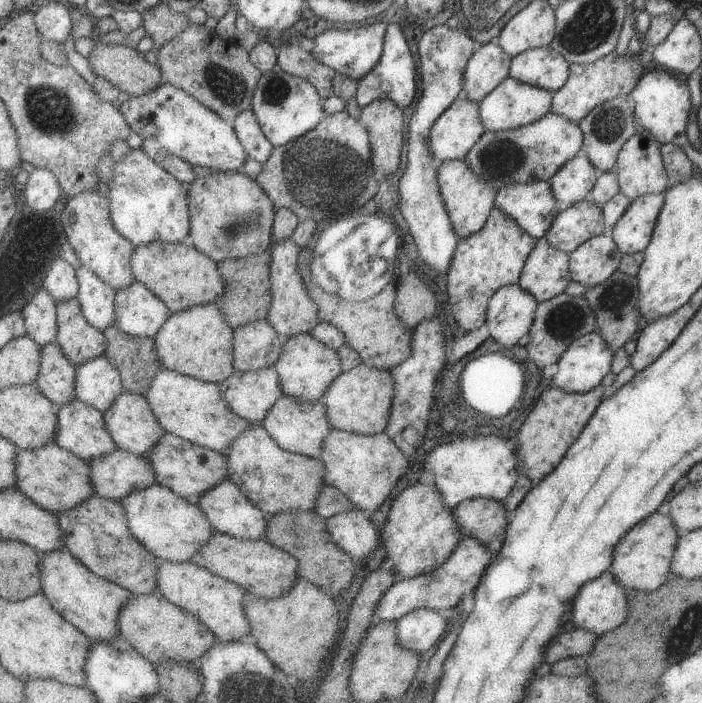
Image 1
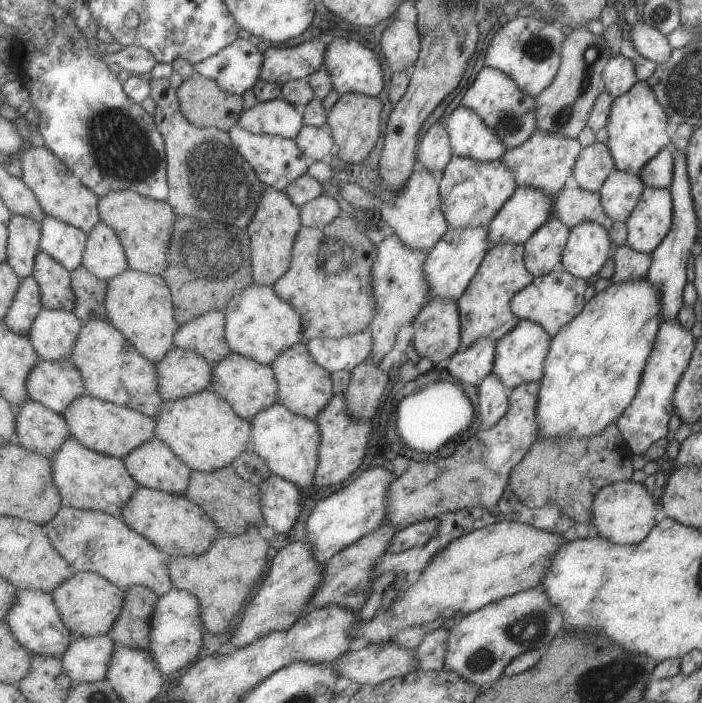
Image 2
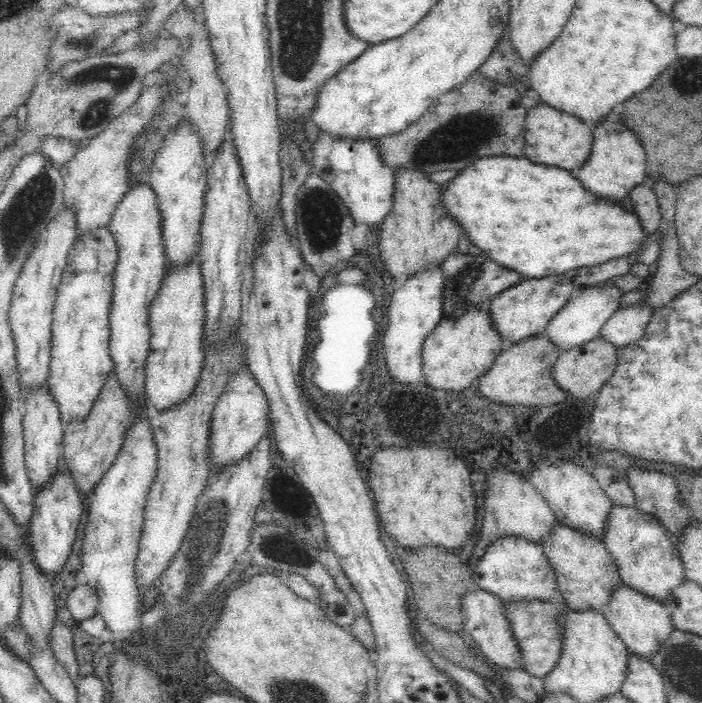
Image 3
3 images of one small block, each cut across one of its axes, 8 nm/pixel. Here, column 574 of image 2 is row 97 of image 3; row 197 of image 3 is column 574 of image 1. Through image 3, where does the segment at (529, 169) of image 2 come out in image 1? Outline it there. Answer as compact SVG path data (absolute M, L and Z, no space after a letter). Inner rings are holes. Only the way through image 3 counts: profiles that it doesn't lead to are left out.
M611 52L595 60L595 63L569 64L567 81L552 94L550 113L563 116L566 120L577 123L587 115L587 112L590 112L595 106L601 105L604 101L612 100L617 96L626 96L635 87L642 75L639 55L635 60L631 60L631 56L634 55L627 52L624 56L617 58L614 52Z

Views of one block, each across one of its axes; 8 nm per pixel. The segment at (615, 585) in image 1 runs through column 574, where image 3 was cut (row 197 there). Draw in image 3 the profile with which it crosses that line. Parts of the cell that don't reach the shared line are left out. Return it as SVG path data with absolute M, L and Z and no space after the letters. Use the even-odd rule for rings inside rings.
M618 109L610 112L593 129L593 145L588 160L575 173L584 189L594 193L604 201L620 203L628 197L630 191L638 184L646 181L646 155L640 139L634 131L630 131L622 119Z

